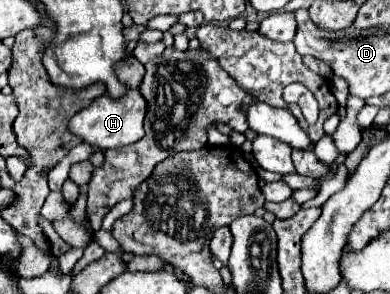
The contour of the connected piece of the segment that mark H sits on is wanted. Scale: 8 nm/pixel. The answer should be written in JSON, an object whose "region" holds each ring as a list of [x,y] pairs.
{"region":[[[130,89],[122,97],[112,97],[104,93],[102,97],[96,97],[88,107],[84,107],[80,113],[76,113],[68,125],[72,133],[82,137],[84,143],[98,145],[100,149],[120,149],[126,145],[132,145],[144,137],[144,115],[146,115],[146,99],[140,89]]]}

